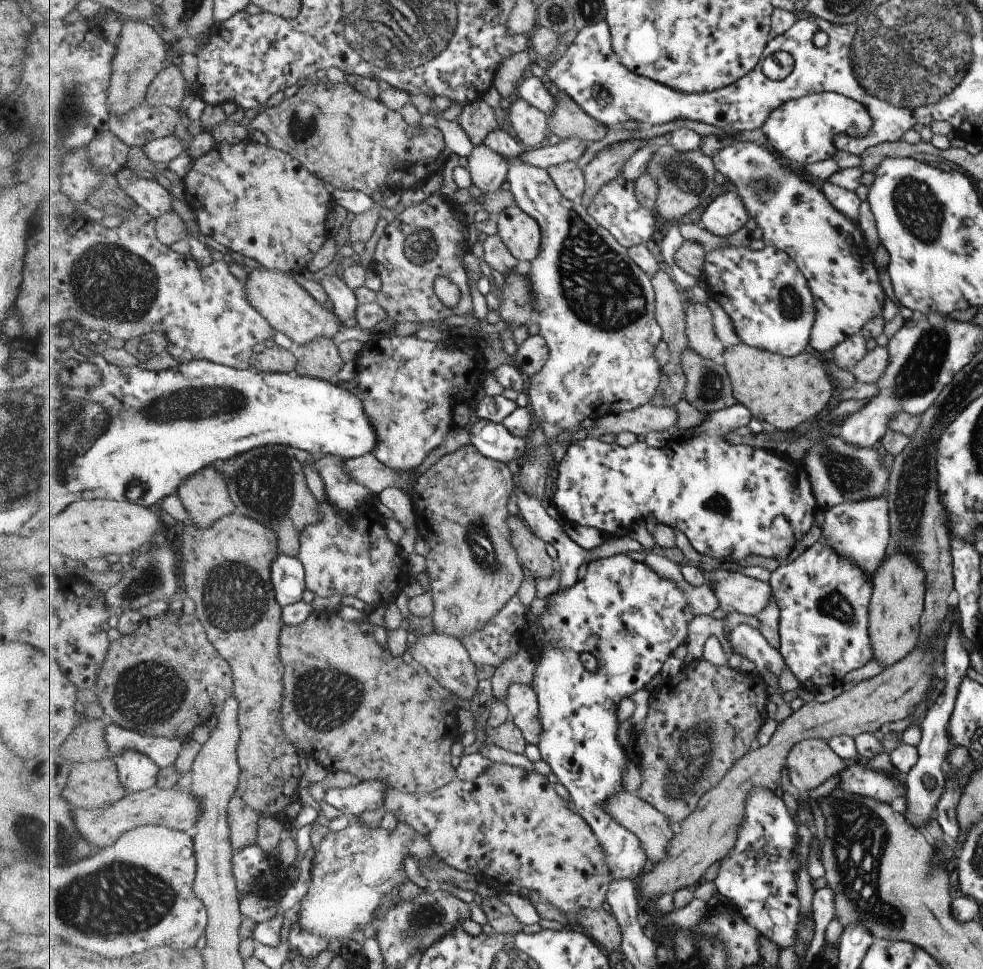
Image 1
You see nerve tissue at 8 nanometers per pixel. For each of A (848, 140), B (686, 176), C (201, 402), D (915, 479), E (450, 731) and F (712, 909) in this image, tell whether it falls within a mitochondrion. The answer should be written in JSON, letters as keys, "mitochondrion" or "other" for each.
{"A":"other","B":"mitochondrion","C":"mitochondrion","D":"mitochondrion","E":"other","F":"other"}

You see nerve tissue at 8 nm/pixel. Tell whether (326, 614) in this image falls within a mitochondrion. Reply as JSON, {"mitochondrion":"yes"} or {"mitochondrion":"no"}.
{"mitochondrion":"no"}

